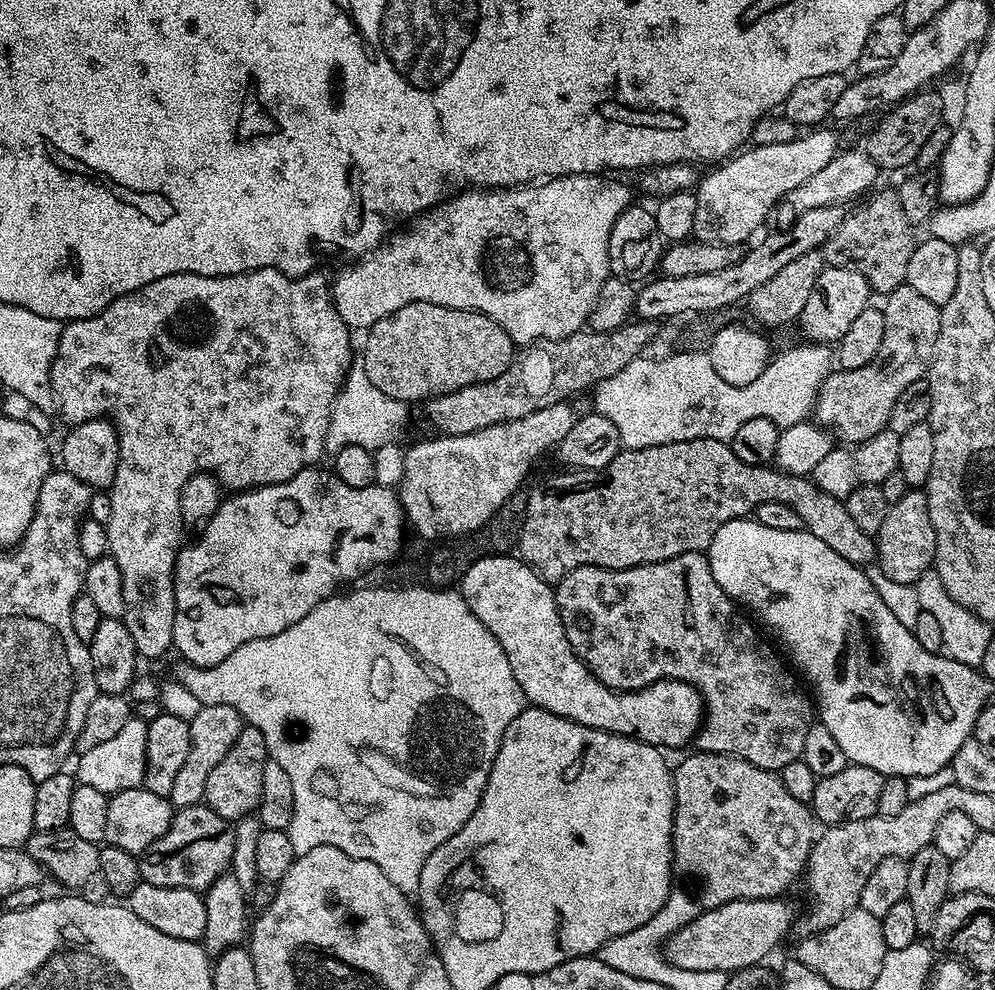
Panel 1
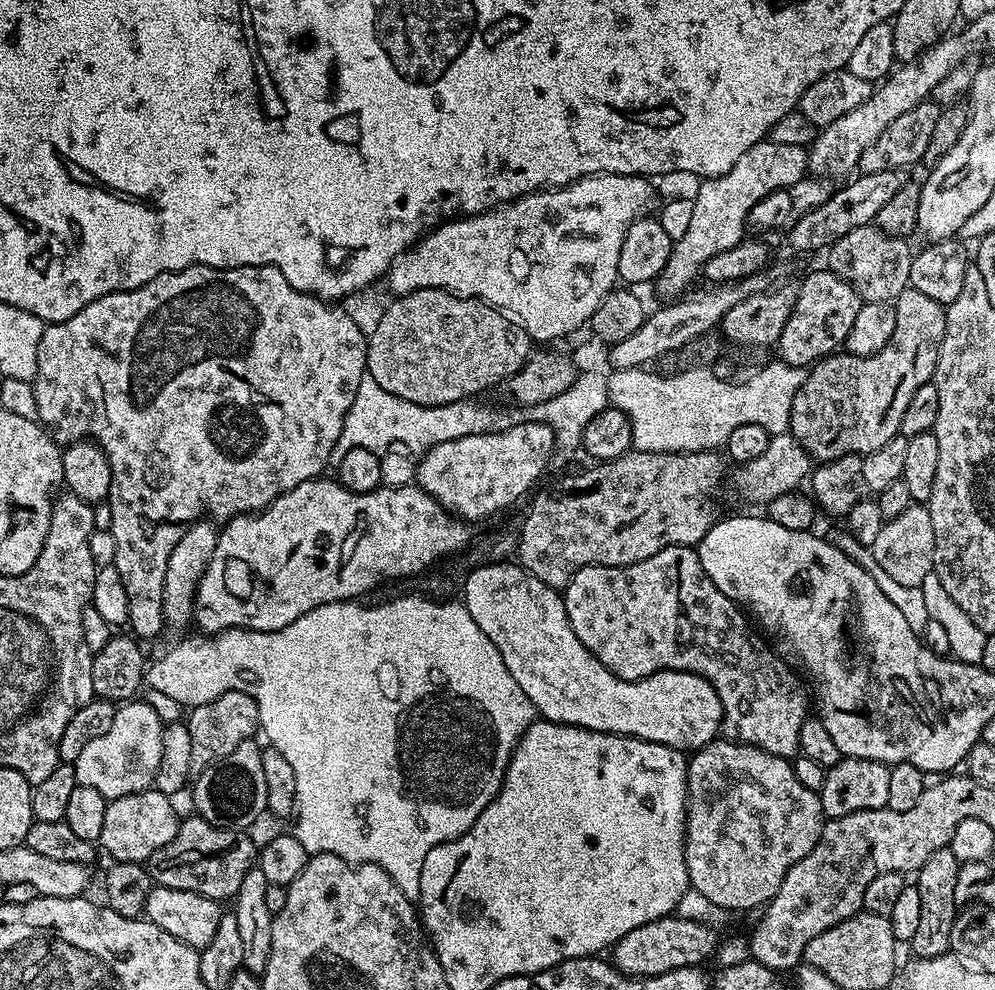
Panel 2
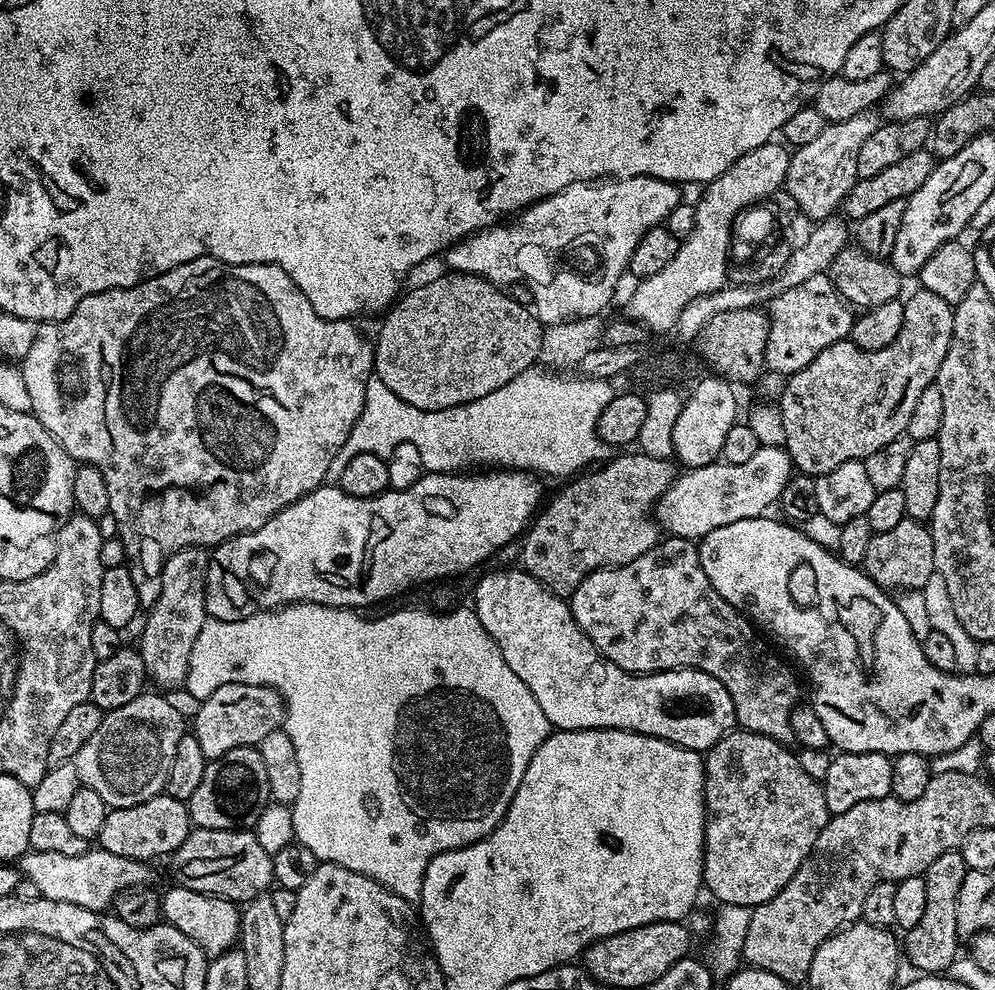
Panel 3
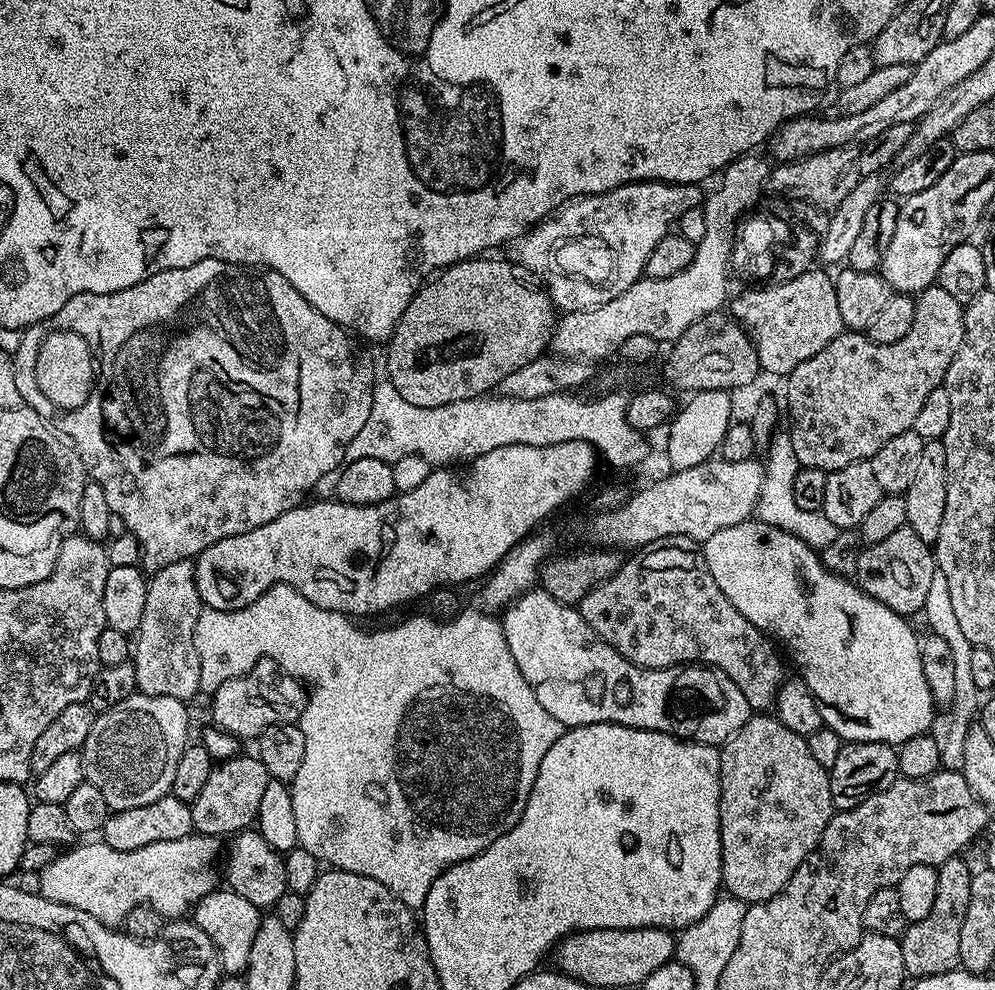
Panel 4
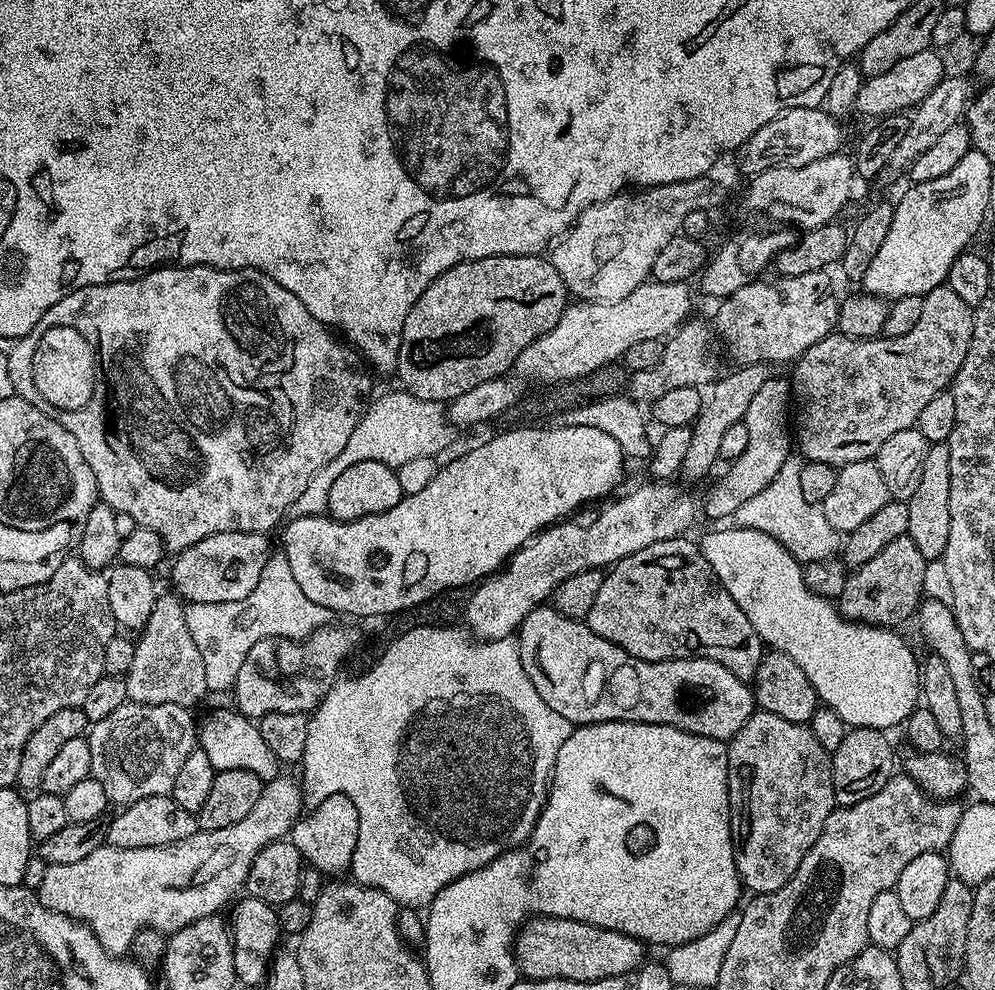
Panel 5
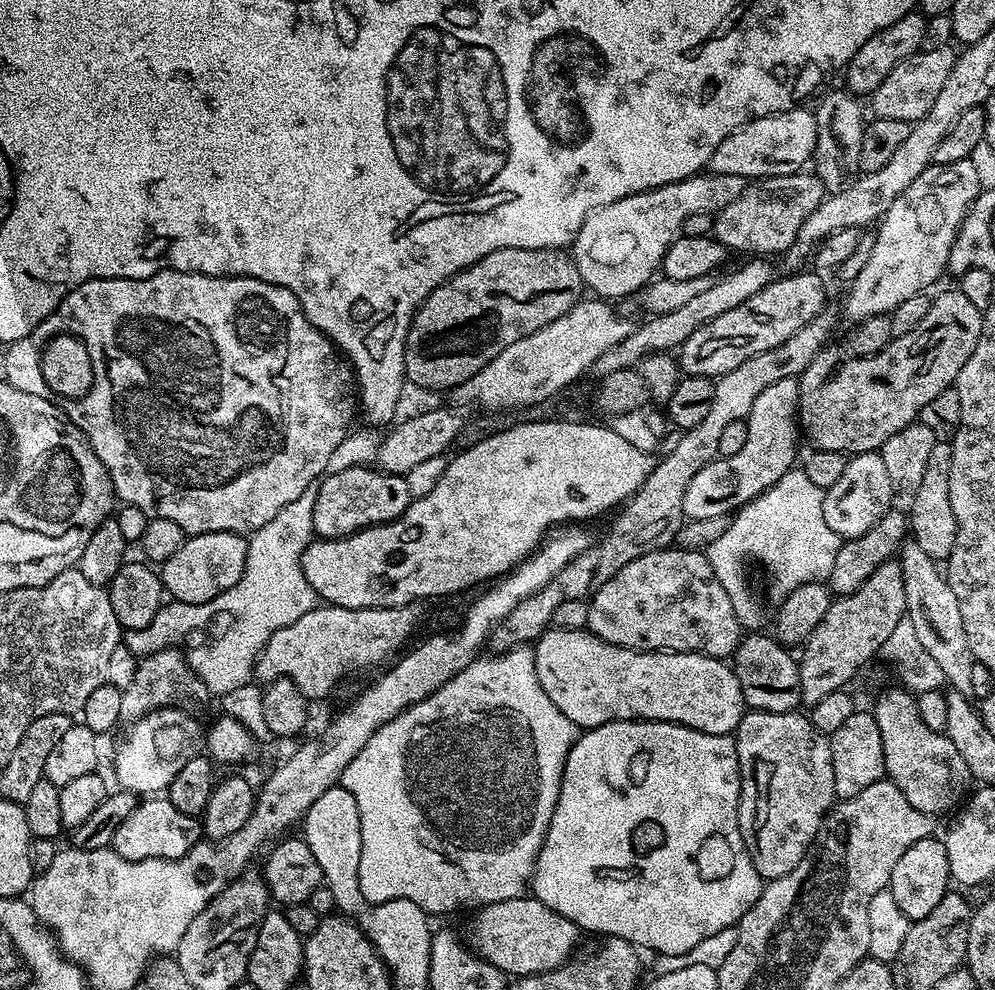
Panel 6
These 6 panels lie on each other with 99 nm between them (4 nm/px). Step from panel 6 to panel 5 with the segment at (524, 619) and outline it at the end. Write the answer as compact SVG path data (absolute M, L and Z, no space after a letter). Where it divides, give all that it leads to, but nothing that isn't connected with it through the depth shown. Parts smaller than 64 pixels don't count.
M746 364L736 366L733 372L725 371L707 389L706 399L695 424L691 425L690 446L686 449L686 458L682 458L682 466L679 470L681 477L688 480L700 480L720 460L722 450L722 434L730 426L741 423L749 409L750 400L761 389L762 384L774 376L773 365L770 364Z

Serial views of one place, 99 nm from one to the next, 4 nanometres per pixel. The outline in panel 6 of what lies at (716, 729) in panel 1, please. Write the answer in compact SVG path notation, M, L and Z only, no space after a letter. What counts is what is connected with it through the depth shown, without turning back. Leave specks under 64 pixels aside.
M679 546L659 548L626 562L588 600L587 631L639 652L697 652L717 658L732 657L742 639L734 602L722 590L707 555Z

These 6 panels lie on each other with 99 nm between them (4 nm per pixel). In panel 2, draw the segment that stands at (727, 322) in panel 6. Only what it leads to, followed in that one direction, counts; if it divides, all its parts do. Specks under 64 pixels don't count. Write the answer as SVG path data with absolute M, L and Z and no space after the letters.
M833 272L810 273L804 281L799 281L792 313L786 322L786 330L780 335L779 359L790 366L807 369L817 360L833 355L843 345L846 334L850 334L850 325L858 315L861 303L859 294Z

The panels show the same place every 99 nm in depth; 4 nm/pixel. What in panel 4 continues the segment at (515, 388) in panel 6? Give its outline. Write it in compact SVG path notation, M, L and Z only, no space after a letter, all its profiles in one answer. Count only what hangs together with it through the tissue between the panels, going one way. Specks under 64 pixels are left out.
M760 154L739 156L733 164L723 169L719 177L720 185L709 196L707 193L703 201L706 238L696 245L696 253L686 270L678 270L678 274L670 278L638 279L630 290L618 294L618 298L602 306L563 313L557 319L556 330L552 334L551 351L558 356L604 362L611 352L612 355L619 353L622 342L633 334L646 334L646 338L654 338L657 342L674 342L706 314L721 311L730 296L728 272L730 276L732 247L738 239L736 228L738 232L742 217L752 210L747 208L754 207L760 195L766 192L770 164L765 160Z

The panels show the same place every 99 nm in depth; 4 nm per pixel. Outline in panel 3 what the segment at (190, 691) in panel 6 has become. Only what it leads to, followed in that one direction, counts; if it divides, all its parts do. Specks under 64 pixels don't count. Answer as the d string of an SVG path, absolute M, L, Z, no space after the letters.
M183 548L174 553L166 562L160 575L160 593L158 602L147 609L148 621L144 624L144 633L140 636L138 651L148 671L148 680L156 683L160 690L179 689L188 676L188 667L194 664L194 649L197 647L200 631L206 619L204 610L204 584L208 581L208 562L210 552L207 548Z

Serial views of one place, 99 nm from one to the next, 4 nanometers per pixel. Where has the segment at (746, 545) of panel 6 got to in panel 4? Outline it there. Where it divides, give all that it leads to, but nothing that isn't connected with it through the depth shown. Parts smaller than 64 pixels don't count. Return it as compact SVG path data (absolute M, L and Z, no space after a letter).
M776 430L768 442L766 453L768 453L768 460L766 459L762 490L758 494L758 502L756 503L755 519L762 524L769 524L794 534L794 538L806 542L814 549L819 550L830 546L830 542L834 542L838 531L834 522L830 522L830 518L826 518L823 511L802 510L794 503L792 483L794 482L794 474L798 474L801 466L798 462L798 454L794 454L791 431Z

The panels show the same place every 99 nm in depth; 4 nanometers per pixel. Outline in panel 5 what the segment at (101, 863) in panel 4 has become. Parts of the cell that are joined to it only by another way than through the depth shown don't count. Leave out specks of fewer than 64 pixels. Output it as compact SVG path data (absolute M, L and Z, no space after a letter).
M280 774L265 783L258 802L254 802L254 810L250 810L250 814L246 814L242 822L234 822L234 826L222 826L222 830L209 832L197 830L190 838L174 842L170 846L103 846L79 862L66 865L50 864L46 870L46 878L42 878L42 886L38 890L40 901L52 912L87 924L88 929L95 934L98 942L102 942L102 946L110 955L123 957L143 928L156 928L159 932L171 934L202 918L217 915L224 910L220 908L227 909L245 891L250 866L254 866L254 858L258 858L260 851L270 846L270 842L283 840L291 833L301 819L300 808L304 807L301 785L297 781L295 784L286 774Z

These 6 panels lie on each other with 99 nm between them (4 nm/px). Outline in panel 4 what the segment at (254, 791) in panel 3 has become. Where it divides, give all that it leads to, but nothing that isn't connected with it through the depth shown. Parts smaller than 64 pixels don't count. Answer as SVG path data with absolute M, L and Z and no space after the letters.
M237 754L213 763L206 786L202 786L198 798L194 798L190 805L193 829L201 836L217 838L228 838L251 829L257 823L262 794L266 794L269 779L266 766L256 754Z

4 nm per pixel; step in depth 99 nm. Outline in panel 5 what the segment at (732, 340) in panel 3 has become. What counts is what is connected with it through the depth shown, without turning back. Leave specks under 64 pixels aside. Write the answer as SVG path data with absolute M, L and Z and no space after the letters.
M695 318L681 324L671 336L667 337L662 358L653 368L632 372L629 375L626 385L627 395L641 406L651 406L658 398L662 398L662 394L678 390L678 386L700 388L711 385L721 375L722 367L720 368L720 356L716 353L717 337L709 325L708 328Z

